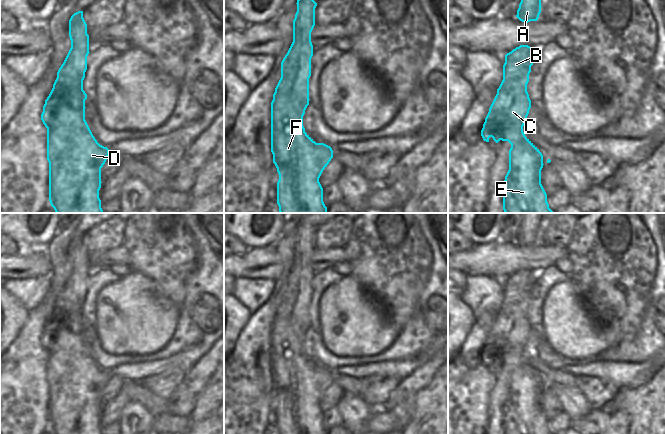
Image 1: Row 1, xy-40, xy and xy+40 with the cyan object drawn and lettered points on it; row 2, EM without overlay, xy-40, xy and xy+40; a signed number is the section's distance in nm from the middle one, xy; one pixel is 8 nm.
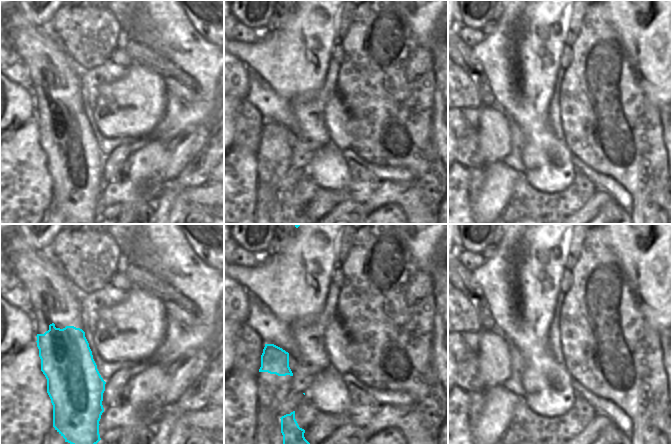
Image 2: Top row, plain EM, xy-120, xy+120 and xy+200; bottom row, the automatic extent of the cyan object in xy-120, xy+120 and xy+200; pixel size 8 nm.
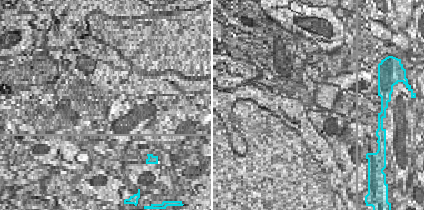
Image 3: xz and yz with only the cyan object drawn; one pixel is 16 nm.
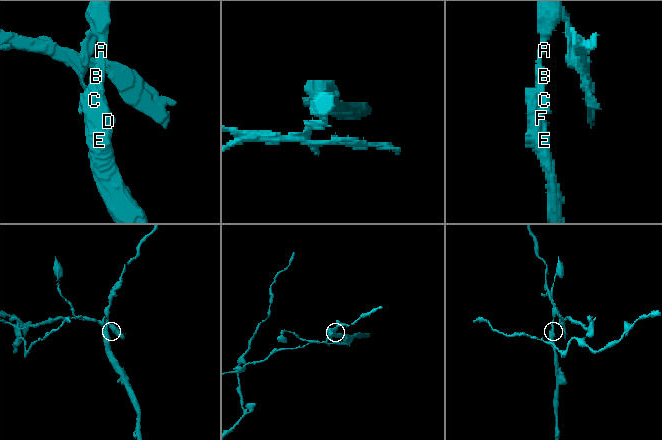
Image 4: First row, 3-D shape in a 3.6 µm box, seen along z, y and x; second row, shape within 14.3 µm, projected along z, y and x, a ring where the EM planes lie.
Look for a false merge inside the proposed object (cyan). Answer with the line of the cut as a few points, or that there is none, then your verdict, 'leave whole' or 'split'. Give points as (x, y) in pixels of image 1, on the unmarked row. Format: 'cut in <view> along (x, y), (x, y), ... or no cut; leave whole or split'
cut in xy-40 along (70, 260), (74, 272), (83, 272), (88, 269); split

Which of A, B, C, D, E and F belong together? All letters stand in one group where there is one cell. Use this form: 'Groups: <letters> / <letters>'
Groups: A / B C D E F.

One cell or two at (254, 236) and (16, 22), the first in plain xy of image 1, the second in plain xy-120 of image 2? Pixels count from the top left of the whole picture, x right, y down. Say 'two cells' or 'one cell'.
two cells

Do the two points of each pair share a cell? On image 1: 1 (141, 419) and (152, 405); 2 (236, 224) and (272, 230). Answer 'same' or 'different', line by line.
1: different
2: same

